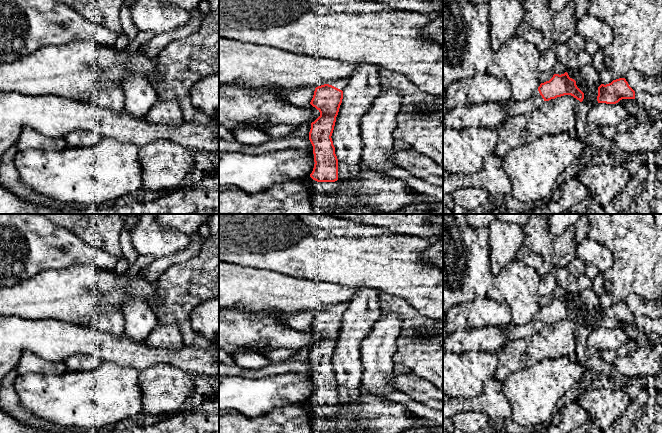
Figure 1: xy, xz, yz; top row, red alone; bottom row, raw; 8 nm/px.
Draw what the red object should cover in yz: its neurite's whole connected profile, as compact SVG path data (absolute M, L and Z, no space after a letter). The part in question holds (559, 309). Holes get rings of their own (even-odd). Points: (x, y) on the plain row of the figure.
M567 296L561 299L554 298L549 305L541 307L538 314L526 325L516 325L511 322L504 328L509 341L529 340L545 325L564 319L571 319L580 326L584 323L584 317L577 311L576 305L570 302Z

